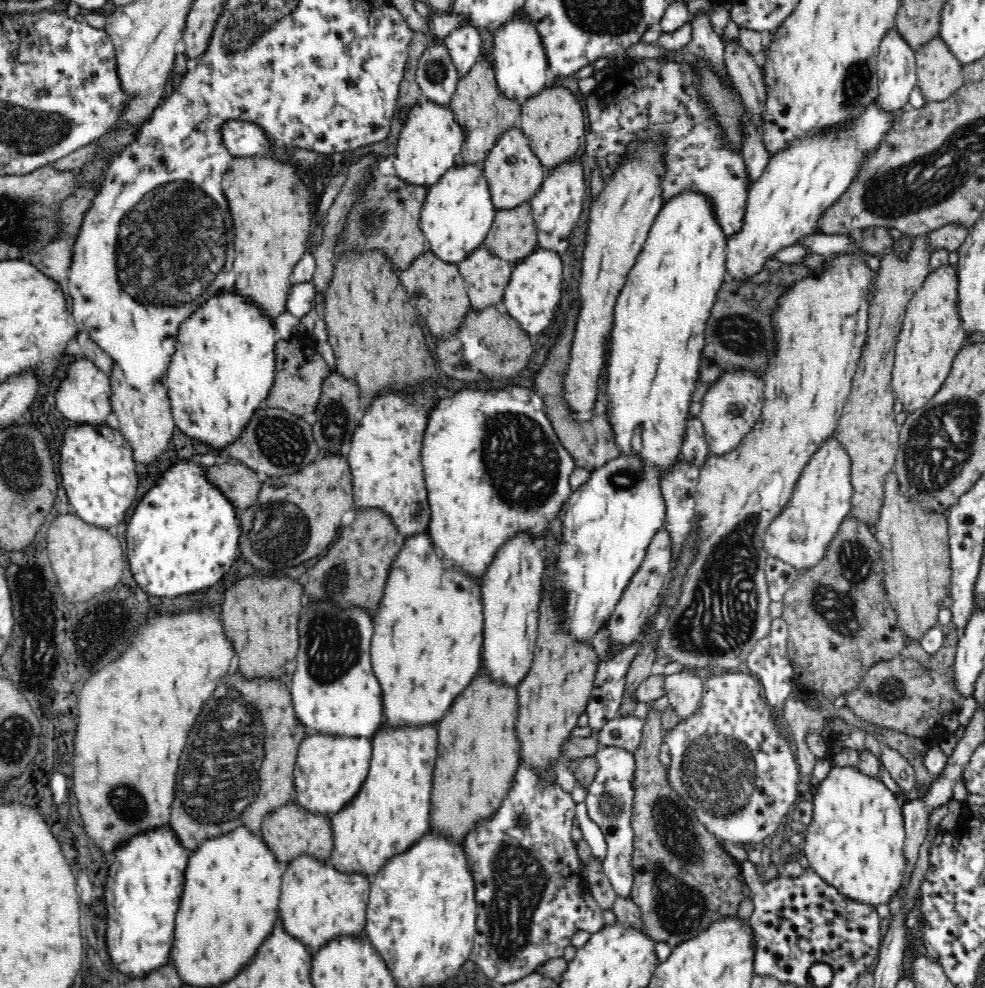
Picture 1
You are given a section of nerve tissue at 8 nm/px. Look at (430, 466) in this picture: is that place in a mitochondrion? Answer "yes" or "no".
no

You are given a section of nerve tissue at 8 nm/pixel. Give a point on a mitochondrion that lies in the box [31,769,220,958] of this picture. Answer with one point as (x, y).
(128, 802)

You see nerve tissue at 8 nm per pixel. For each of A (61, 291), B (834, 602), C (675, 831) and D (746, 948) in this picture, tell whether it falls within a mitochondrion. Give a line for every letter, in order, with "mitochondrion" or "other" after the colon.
A: other
B: mitochondrion
C: mitochondrion
D: other

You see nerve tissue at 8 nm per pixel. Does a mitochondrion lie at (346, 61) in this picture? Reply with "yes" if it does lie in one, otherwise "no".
no

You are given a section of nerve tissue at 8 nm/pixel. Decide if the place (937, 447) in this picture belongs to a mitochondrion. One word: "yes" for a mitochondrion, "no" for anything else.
yes

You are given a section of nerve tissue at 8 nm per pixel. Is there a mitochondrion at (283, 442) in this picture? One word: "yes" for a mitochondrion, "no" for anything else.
yes

